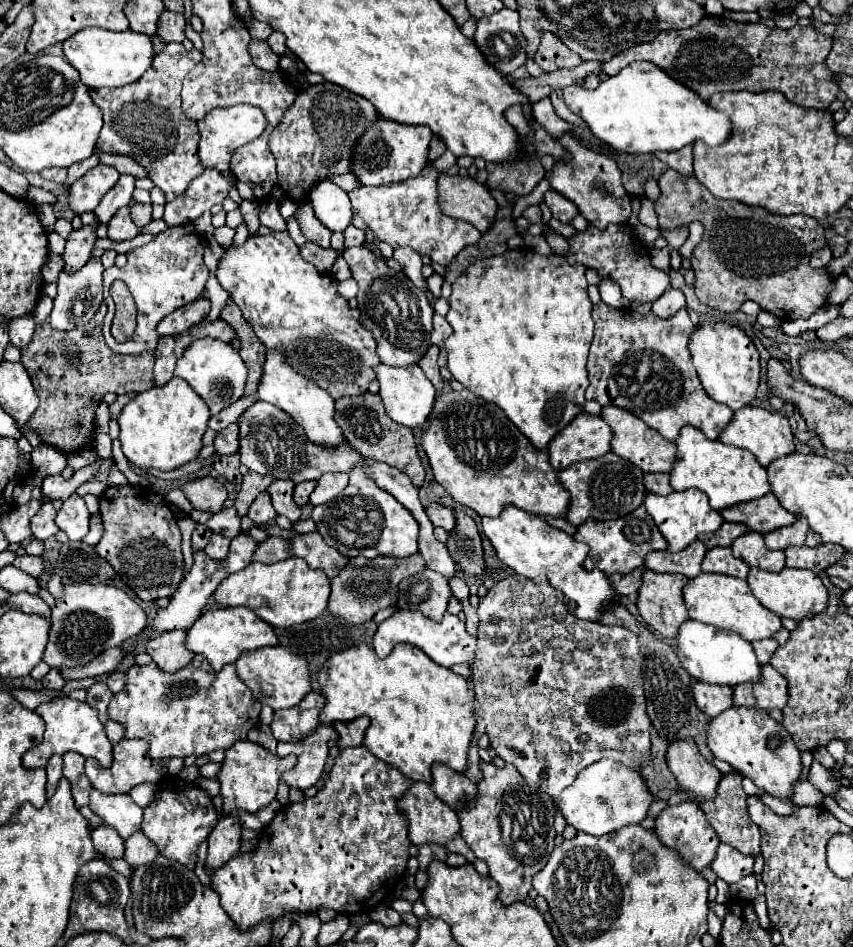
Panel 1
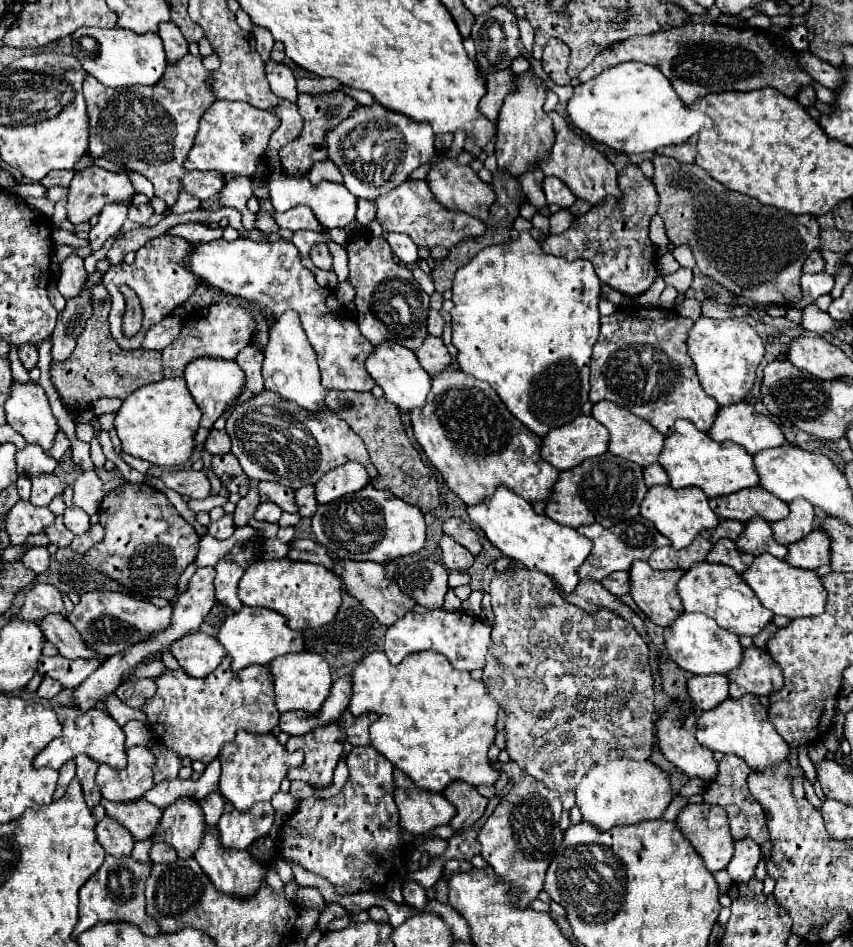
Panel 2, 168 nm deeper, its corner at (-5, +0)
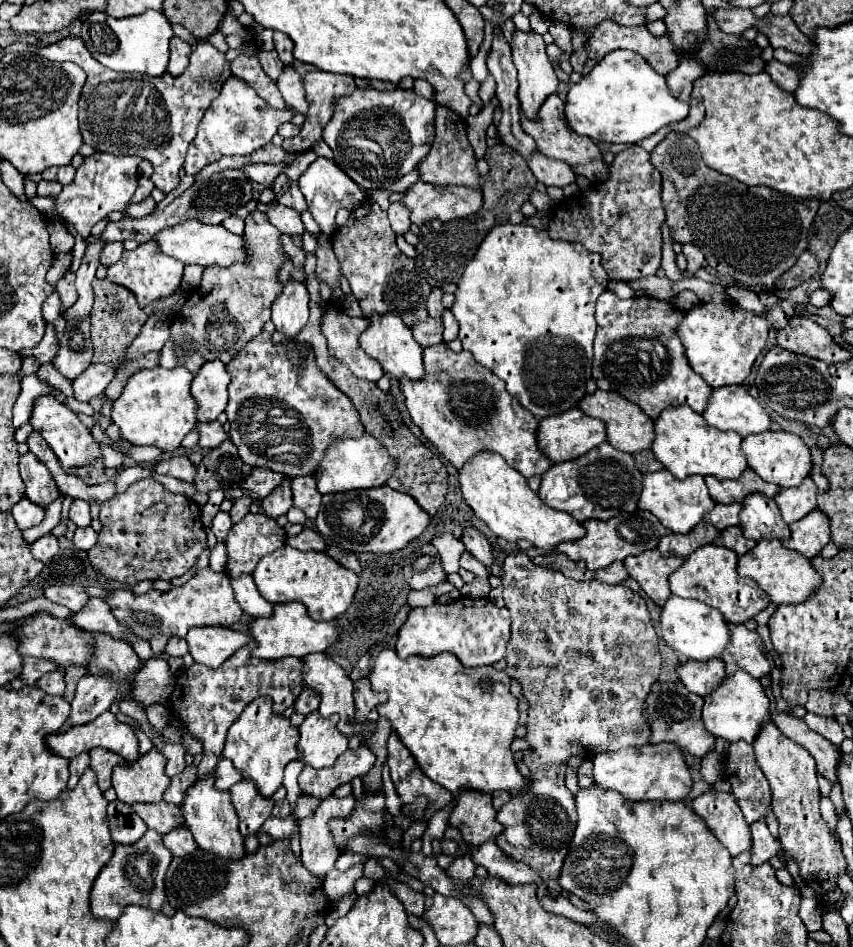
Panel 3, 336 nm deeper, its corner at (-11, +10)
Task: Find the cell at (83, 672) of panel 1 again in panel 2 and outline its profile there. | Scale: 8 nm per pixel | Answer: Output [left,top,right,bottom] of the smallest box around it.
[39,655,99,689]

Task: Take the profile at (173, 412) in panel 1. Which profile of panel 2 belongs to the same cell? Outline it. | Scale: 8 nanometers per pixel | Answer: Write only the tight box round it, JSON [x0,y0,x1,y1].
[115,377,201,467]

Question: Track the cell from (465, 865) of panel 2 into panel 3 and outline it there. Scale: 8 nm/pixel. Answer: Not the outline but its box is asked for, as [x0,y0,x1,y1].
[447,857,475,881]

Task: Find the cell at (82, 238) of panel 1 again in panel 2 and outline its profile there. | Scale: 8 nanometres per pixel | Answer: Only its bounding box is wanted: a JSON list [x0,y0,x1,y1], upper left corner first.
[57,255,87,299]

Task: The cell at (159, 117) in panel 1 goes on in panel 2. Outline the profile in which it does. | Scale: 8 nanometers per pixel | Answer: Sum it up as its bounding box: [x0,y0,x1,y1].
[83,53,223,207]

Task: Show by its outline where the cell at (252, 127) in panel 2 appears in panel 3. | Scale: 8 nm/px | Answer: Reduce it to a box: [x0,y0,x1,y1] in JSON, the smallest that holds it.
[157,77,291,209]

